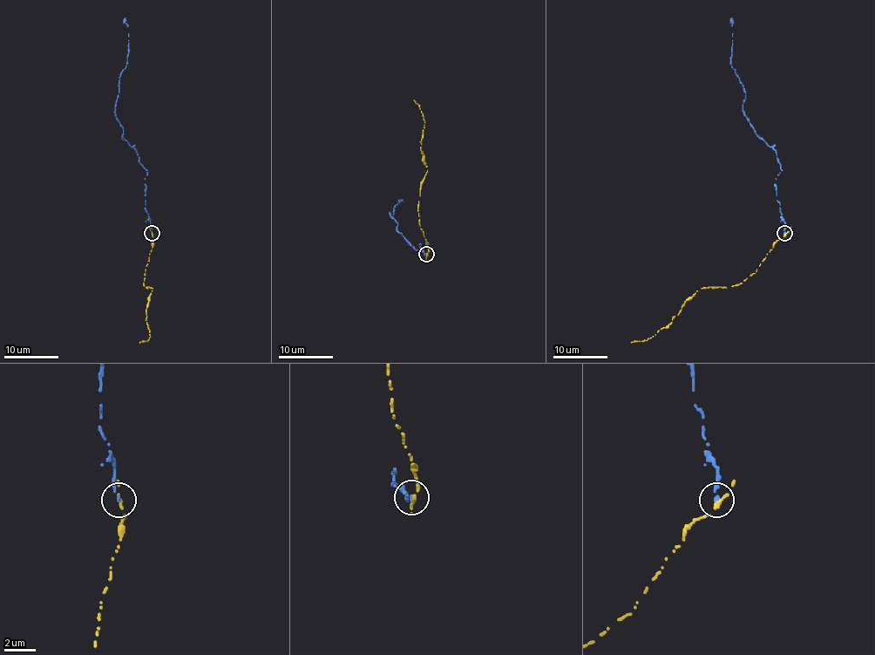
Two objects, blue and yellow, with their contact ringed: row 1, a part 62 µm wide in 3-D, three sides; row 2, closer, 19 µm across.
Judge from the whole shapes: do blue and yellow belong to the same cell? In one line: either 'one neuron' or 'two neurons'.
two neurons

